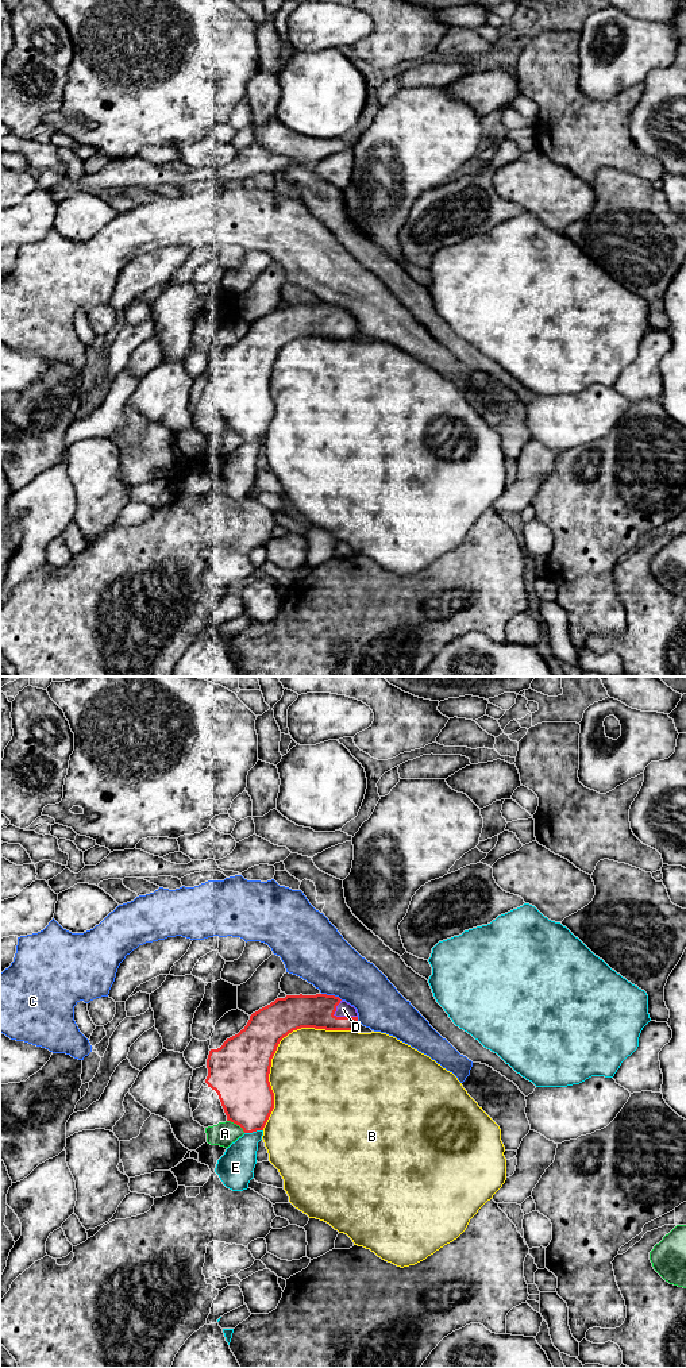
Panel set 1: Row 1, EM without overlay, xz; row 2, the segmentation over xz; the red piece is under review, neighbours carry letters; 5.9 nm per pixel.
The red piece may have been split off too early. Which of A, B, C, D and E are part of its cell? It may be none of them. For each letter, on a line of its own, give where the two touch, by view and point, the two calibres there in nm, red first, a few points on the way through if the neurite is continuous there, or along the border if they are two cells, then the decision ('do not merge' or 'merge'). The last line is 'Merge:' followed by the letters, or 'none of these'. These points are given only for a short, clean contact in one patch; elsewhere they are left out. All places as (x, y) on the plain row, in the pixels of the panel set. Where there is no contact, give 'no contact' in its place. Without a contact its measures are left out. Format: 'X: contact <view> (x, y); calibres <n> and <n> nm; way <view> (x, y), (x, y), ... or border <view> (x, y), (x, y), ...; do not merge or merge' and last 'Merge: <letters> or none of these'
A: contact xz (236, 432); calibres 320 and 140 nm; do not merge
B: contact xz (276, 358); calibres 360 and 500 nm; do not merge
C: contact xz (332, 304); calibres 200 and 340 nm; do not merge
D: contact xz (345, 326); calibres 190 and 90 nm; merge
E: contact xz (253, 439); calibres 320 and 220 nm; do not merge
Merge: D

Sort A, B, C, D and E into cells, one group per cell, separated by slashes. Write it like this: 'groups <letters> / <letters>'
groups A / B / C / D / E

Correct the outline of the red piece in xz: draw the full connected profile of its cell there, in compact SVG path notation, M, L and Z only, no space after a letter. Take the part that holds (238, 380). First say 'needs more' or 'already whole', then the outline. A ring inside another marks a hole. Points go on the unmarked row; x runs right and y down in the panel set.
needs more; M300 302L277 307L253 321L247 334L238 343L227 347L220 357L209 359L205 392L217 401L227 429L239 433L244 442L263 439L274 417L274 401L269 382L280 350L301 336L352 339L357 332L357 317L335 304Z

